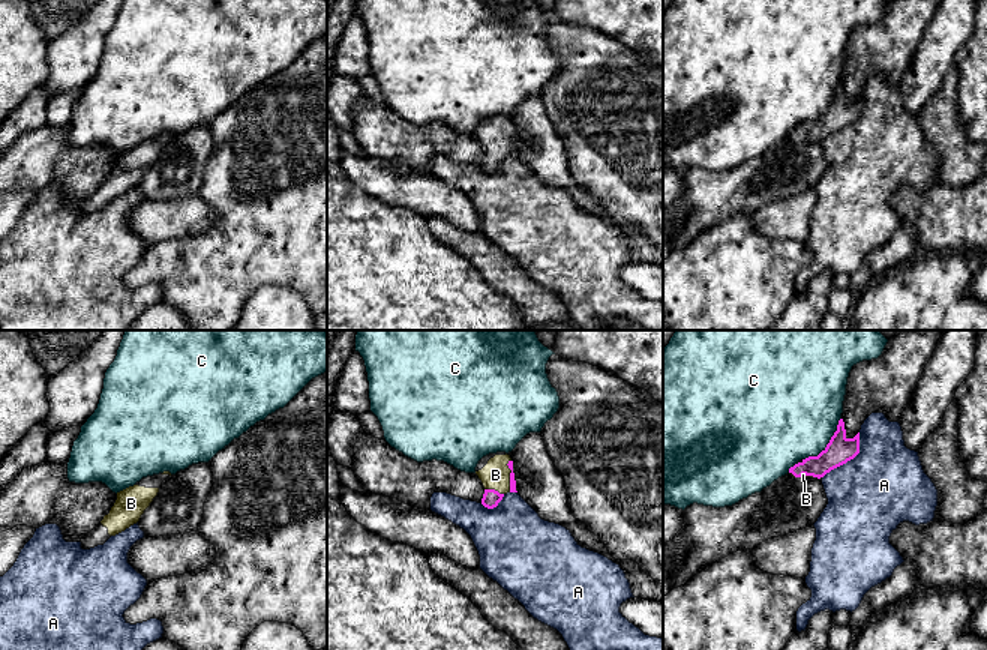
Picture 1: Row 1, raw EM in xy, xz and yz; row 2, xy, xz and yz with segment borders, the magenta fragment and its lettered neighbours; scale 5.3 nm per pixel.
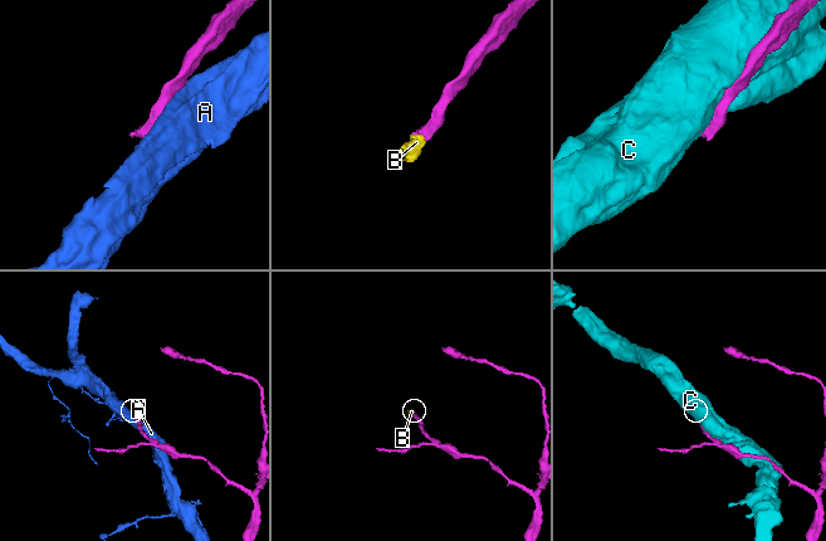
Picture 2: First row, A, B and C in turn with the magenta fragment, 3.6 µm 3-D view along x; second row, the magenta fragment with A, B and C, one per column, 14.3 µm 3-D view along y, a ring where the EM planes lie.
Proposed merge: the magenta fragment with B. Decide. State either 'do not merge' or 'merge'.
merge

